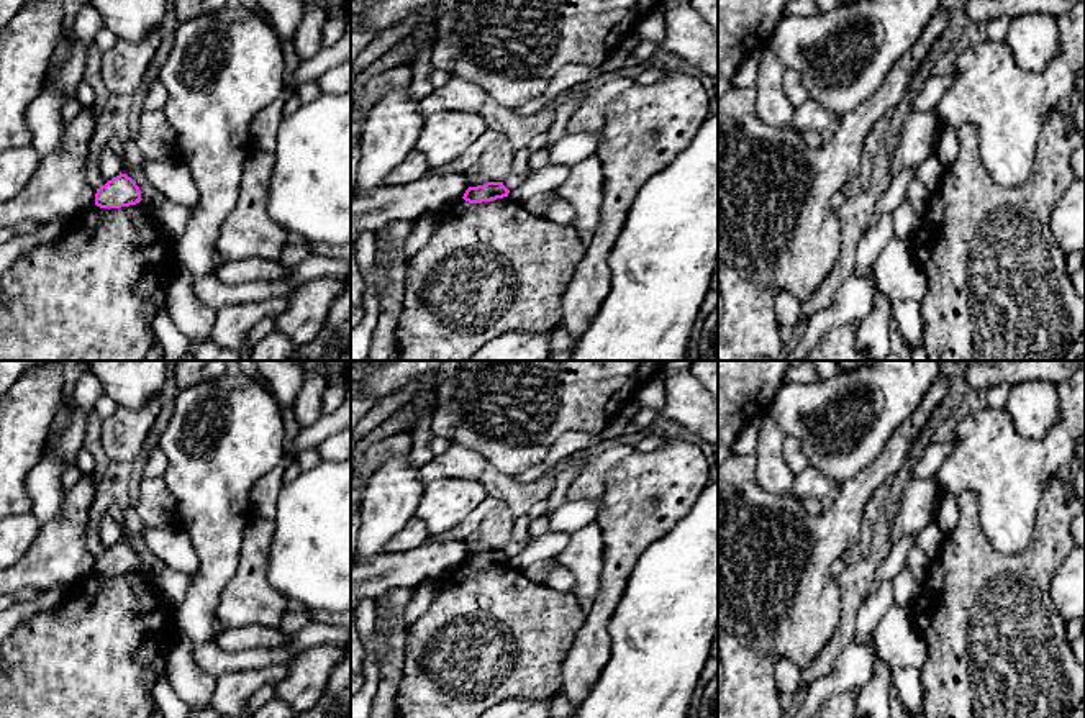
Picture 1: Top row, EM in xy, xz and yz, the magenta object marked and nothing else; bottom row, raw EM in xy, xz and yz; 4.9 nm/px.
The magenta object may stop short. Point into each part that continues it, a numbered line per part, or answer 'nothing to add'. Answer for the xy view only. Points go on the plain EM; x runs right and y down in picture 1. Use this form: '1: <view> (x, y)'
nothing to add

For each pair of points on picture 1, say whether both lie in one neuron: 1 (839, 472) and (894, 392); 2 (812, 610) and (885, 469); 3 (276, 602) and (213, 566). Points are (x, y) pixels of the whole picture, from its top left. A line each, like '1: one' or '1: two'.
1: one
2: one
3: two

